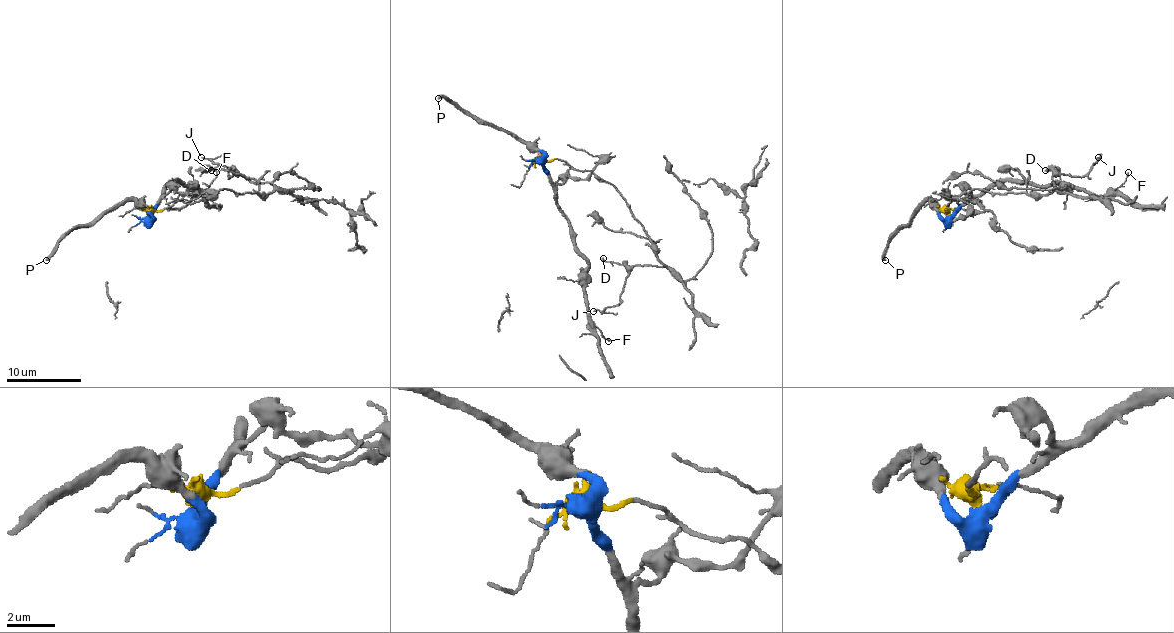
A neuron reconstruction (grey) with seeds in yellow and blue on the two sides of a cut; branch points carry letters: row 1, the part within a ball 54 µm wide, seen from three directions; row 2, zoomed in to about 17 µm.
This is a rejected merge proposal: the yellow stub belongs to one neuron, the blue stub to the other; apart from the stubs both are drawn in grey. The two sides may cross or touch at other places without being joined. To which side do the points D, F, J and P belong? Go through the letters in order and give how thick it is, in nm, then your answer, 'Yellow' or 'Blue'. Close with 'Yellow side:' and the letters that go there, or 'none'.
D: Thickness 120 nm. Yellow
F: Thickness 90 nm. Blue
J: Thickness 130 nm. Yellow
P: Thickness 300 nm. Blue
Yellow side: D, J

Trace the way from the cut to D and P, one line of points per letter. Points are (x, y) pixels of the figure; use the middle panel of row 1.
D: (541, 160), (556, 158), (589, 170), (613, 186), (666, 267), (630, 267), (602, 257)
P: (541, 162), (544, 157), (524, 142), (464, 114), (449, 99), (438, 99)

